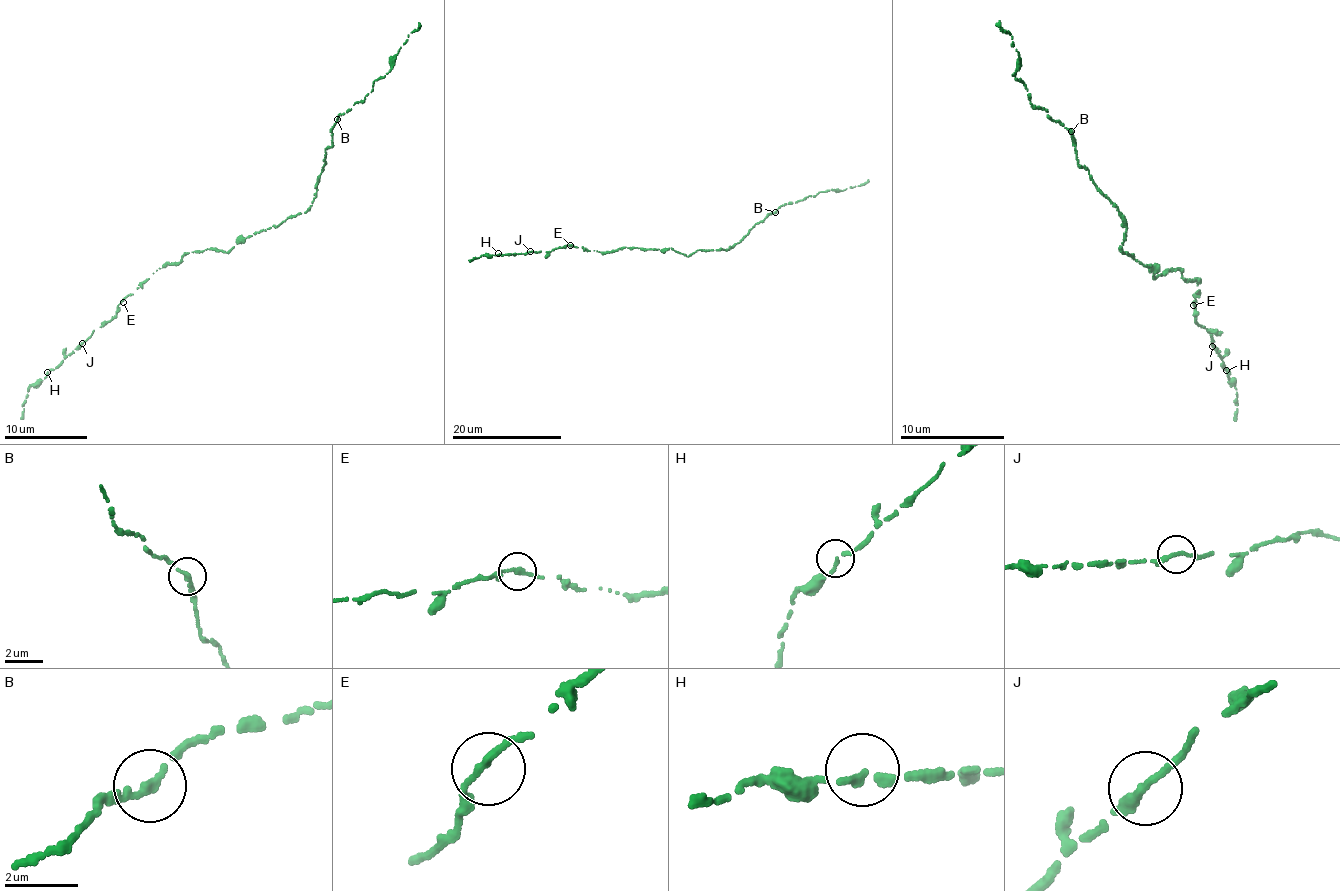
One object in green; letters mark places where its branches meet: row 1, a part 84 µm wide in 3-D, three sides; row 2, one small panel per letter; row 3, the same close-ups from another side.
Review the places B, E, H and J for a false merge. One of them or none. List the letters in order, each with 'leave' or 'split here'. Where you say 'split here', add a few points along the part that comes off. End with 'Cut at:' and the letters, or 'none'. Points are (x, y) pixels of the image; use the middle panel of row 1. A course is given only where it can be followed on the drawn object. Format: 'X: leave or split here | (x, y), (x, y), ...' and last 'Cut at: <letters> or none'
B: leave
E: leave
H: leave
J: leave
Cut at: none

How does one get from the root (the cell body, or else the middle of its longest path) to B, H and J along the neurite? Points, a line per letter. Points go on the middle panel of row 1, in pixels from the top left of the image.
B: (682, 254), (688, 256), (698, 250), (728, 250), (755, 224), (776, 212)
H: (682, 254), (670, 247), (624, 247), (601, 253), (568, 245), (536, 253), (498, 253)
J: (682, 254), (670, 247), (624, 247), (601, 253), (568, 245), (537, 253), (530, 251)

